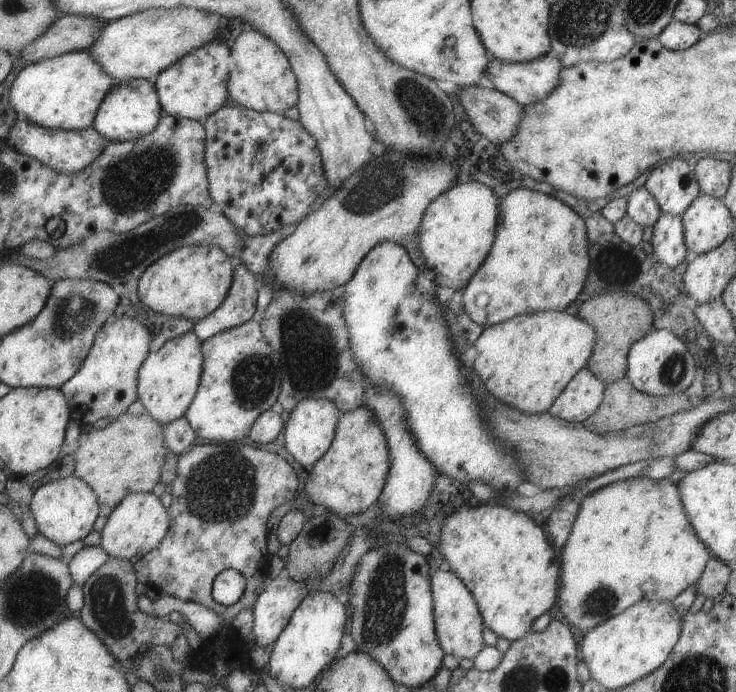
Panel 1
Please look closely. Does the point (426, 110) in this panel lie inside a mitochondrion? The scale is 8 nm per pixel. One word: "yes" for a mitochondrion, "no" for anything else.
yes

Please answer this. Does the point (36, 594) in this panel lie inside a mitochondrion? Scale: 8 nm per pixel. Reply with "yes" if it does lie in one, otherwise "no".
yes

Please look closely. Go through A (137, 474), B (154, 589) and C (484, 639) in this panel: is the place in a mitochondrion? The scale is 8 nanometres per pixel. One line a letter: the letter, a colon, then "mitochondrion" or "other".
A: other
B: other
C: other

